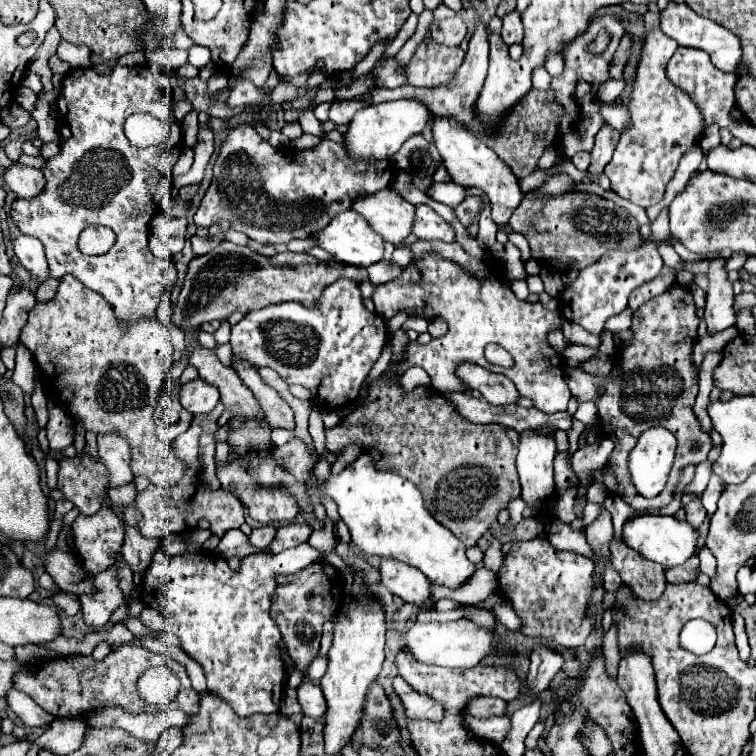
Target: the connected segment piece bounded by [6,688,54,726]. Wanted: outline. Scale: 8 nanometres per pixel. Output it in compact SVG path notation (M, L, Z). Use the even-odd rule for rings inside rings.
M12 688L6 694L6 702L8 708L26 724L26 726L46 726L54 720L54 716L50 716L42 706L38 706L32 698L28 698L28 694Z

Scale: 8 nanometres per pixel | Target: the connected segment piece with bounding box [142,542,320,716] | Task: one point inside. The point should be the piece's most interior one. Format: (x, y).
(222, 616)

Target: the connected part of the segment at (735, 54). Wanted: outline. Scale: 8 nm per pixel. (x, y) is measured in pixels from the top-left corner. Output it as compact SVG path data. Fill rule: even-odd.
M672 4L668 6L664 12L660 12L660 28L666 36L670 36L672 40L678 42L678 46L688 46L688 48L698 48L710 54L712 62L716 68L720 68L722 72L736 72L736 66L740 64L740 40L730 32L724 30L722 26L718 26L716 22L698 16L690 6L682 4Z

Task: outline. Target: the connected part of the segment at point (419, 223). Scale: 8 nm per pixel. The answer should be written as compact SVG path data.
M416 206L416 224L412 224L412 232L422 240L444 240L454 242L454 230L448 222L444 222L430 206Z

